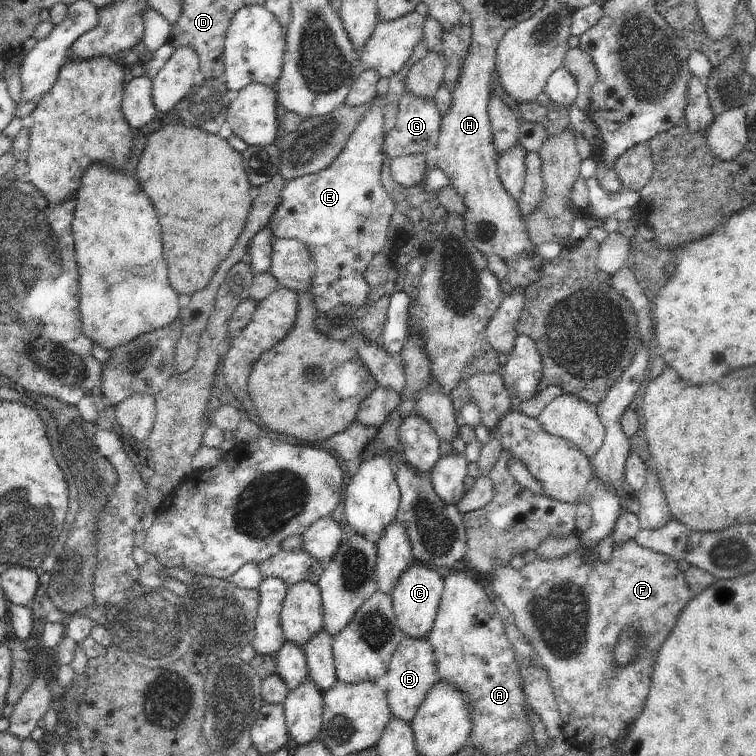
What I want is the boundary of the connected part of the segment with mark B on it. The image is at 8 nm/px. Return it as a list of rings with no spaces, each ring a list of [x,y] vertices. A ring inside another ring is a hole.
[[[403,636],[396,652],[391,658],[388,672],[381,676],[378,683],[386,693],[389,707],[394,719],[410,724],[426,695],[439,681],[438,667],[432,645],[428,639],[413,639]]]

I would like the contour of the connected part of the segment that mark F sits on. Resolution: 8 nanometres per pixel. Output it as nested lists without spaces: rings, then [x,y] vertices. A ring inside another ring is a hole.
[[[634,539],[625,542],[621,547],[614,546],[612,553],[612,559],[610,563],[604,563],[599,561],[592,567],[587,565],[581,558],[581,553],[577,550],[564,554],[558,558],[542,558],[536,557],[532,562],[529,562],[517,571],[514,570],[510,564],[502,565],[499,559],[493,560],[493,571],[489,577],[492,583],[492,590],[494,594],[503,600],[503,603],[508,607],[515,616],[515,625],[518,630],[525,636],[528,642],[533,646],[533,649],[537,652],[541,658],[541,663],[547,670],[550,684],[553,688],[553,693],[559,708],[559,715],[563,720],[563,732],[566,740],[571,747],[576,745],[576,748],[584,750],[586,754],[598,750],[598,748],[604,748],[604,746],[612,746],[621,737],[624,730],[631,726],[632,722],[638,718],[638,715],[644,708],[649,688],[651,685],[651,676],[653,675],[653,668],[659,655],[662,643],[669,637],[672,629],[675,627],[679,614],[686,608],[686,605],[693,599],[689,584],[687,583],[685,573],[678,569],[677,560],[670,558],[664,554],[654,552],[650,549],[644,549],[643,546],[636,544]],[[632,625],[641,634],[641,645],[643,648],[639,655],[624,668],[615,667],[613,663],[613,648],[615,647],[618,635],[622,629]]]

